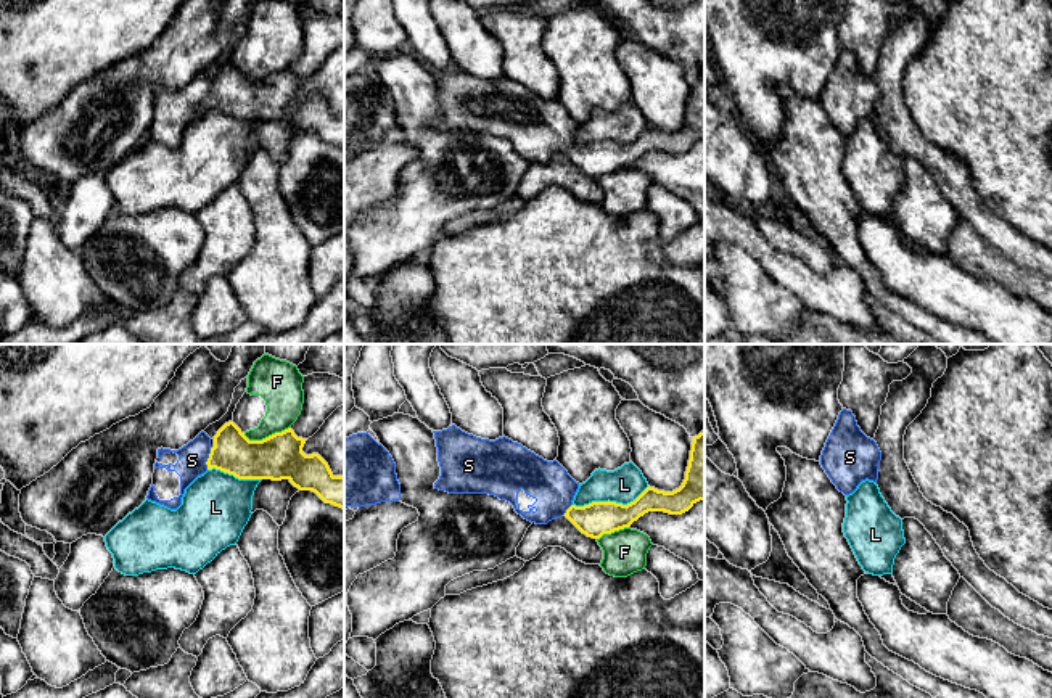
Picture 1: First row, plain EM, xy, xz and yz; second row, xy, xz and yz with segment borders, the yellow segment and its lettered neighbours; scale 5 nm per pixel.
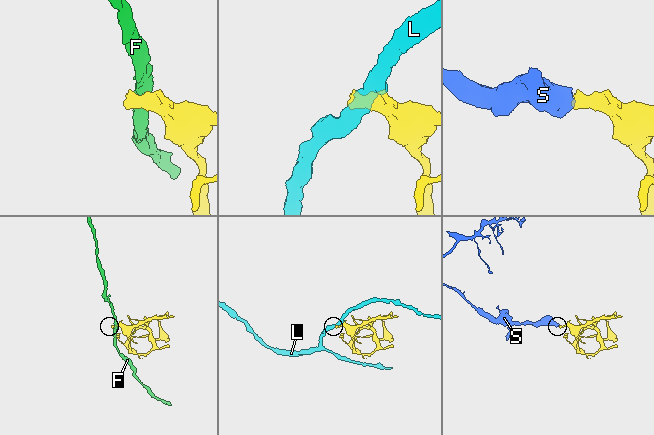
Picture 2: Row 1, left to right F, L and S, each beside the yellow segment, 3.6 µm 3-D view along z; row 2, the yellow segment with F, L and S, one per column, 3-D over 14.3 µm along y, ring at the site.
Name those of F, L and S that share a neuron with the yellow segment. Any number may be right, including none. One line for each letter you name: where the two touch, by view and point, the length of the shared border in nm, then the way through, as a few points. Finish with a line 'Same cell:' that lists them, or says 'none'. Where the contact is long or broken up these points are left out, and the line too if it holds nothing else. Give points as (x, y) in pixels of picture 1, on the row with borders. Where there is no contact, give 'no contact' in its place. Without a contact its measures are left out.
S: contact xy (208, 459); length 110 nm; way xy (234, 452), (208, 459), (192, 460)
Same cell: S

